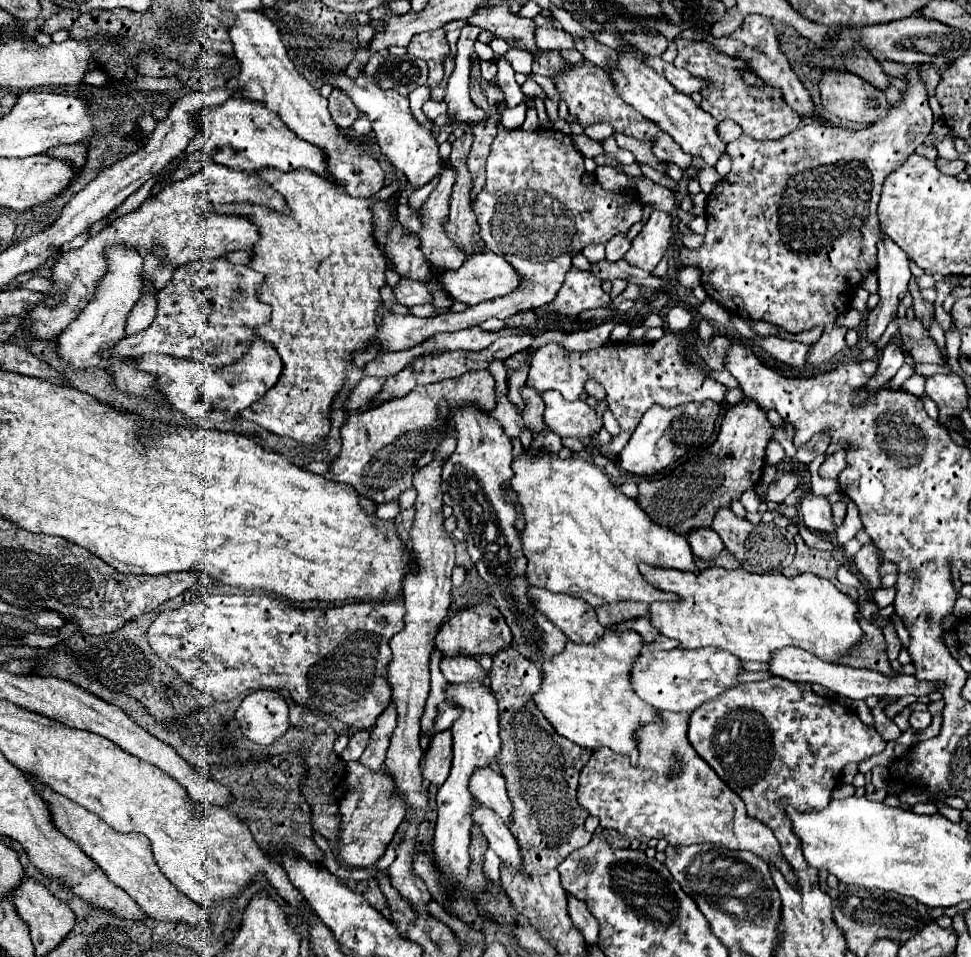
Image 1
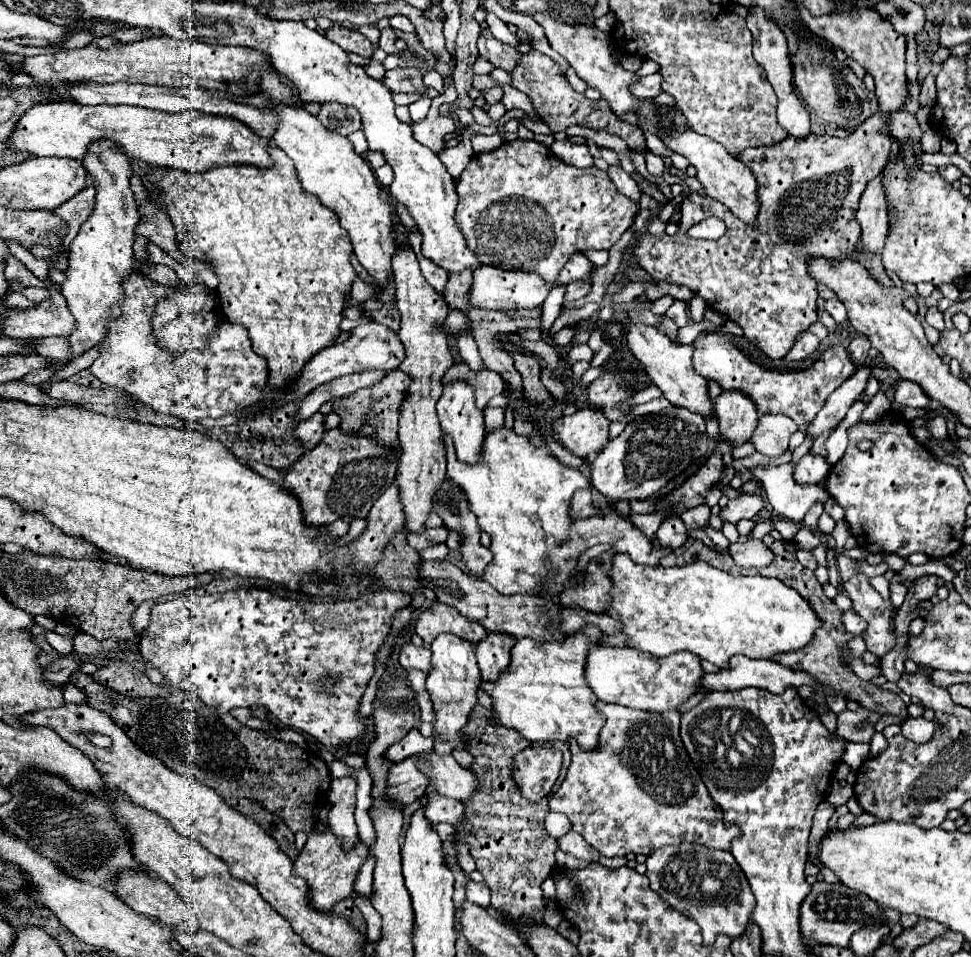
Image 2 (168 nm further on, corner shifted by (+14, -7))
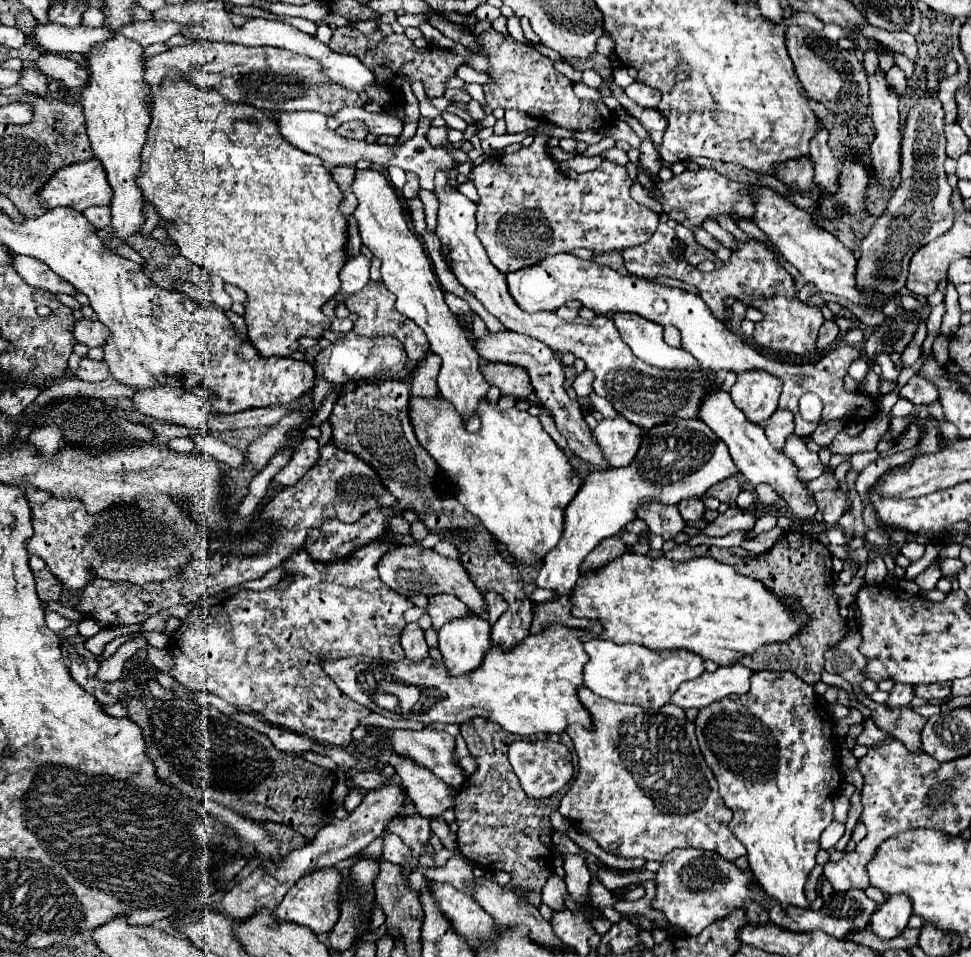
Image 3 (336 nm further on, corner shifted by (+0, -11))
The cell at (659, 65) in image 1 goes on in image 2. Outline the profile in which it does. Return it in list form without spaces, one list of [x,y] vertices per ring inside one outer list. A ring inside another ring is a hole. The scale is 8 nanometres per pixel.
[[[654,73],[654,75],[642,77],[630,89],[632,89],[632,93],[636,97],[656,97],[656,95],[662,93],[662,75],[660,73]]]

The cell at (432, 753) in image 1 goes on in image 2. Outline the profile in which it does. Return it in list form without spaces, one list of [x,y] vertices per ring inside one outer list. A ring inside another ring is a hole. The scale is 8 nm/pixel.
[[[422,755],[408,757],[400,763],[394,763],[392,769],[388,771],[388,797],[400,805],[410,805],[416,799],[422,799],[428,785],[430,777],[418,769]]]

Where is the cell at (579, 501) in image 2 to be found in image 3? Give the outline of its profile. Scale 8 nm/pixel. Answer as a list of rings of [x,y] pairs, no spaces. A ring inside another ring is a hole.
[[[700,419],[672,421],[656,425],[644,433],[642,445],[632,465],[624,469],[594,471],[582,479],[582,487],[564,511],[564,533],[556,549],[544,557],[544,565],[536,577],[536,587],[552,589],[556,597],[570,595],[578,577],[584,557],[606,537],[616,535],[626,523],[636,519],[636,509],[642,503],[660,501],[676,505],[682,499],[704,495],[714,483],[734,477],[738,473],[728,447],[708,425]]]

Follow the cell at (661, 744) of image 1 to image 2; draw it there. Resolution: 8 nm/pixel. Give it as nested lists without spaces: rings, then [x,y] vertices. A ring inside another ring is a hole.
[[[598,703],[598,711],[606,717],[600,731],[600,747],[596,751],[582,751],[576,741],[570,741],[572,763],[560,789],[550,797],[550,811],[564,813],[572,821],[574,831],[604,857],[624,857],[628,853],[650,855],[662,845],[680,845],[682,841],[730,851],[732,839],[740,837],[742,831],[722,823],[722,809],[714,805],[680,739],[680,713],[650,713],[610,703]]]

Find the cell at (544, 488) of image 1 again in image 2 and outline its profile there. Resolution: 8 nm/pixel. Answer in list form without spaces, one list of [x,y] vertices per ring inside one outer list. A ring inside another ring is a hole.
[[[504,427],[500,431],[488,433],[486,441],[484,441],[484,461],[478,465],[466,465],[466,463],[458,461],[454,455],[450,437],[444,437],[444,441],[448,447],[446,477],[456,481],[464,489],[464,493],[470,501],[470,509],[478,515],[478,523],[492,537],[490,551],[494,553],[494,559],[486,567],[484,579],[502,595],[514,595],[514,593],[530,595],[532,579],[534,579],[534,583],[538,585],[538,593],[556,601],[560,597],[560,593],[566,589],[566,583],[570,589],[582,585],[586,573],[576,571],[578,559],[584,551],[588,551],[590,547],[594,547],[598,543],[608,543],[614,547],[614,553],[628,553],[634,563],[652,565],[652,567],[658,567],[660,559],[668,553],[666,547],[656,547],[652,539],[648,539],[638,527],[634,527],[628,517],[618,515],[616,509],[610,509],[610,513],[606,513],[606,517],[574,519],[570,515],[570,501],[578,489],[584,489],[586,485],[590,485],[588,477],[584,477],[578,469],[562,465],[546,449],[534,447],[528,437],[516,435],[514,431],[508,431]]]

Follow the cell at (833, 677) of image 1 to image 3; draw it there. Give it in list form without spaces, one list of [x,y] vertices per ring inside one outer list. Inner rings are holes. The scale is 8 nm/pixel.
[[[736,663],[732,667],[718,667],[714,673],[704,671],[692,681],[684,681],[680,689],[670,697],[670,703],[680,709],[702,709],[714,701],[720,701],[726,695],[748,693],[752,671]]]

